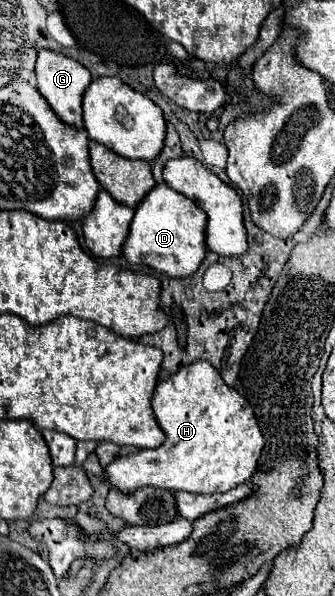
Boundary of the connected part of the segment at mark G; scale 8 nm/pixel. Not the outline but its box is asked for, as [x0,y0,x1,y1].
[35,50,93,128]

